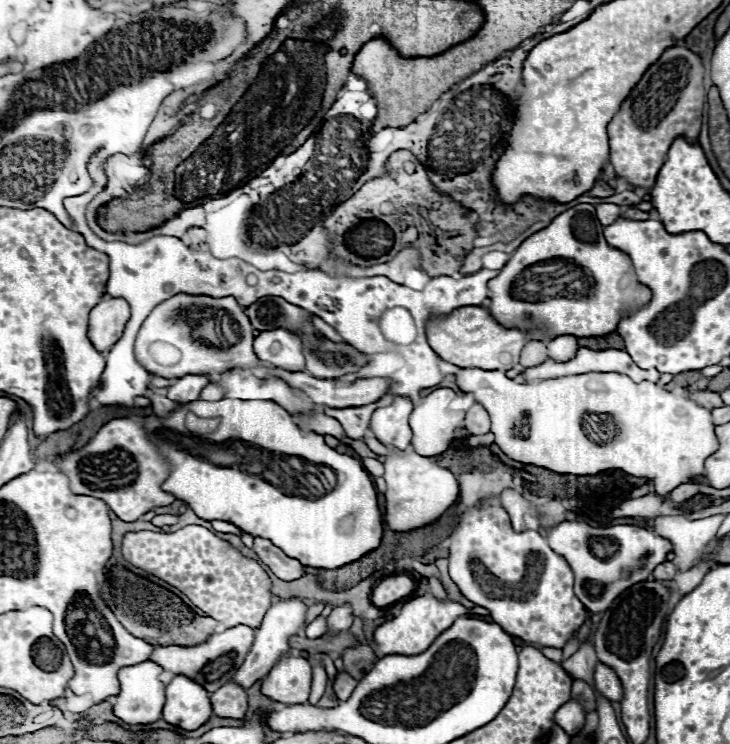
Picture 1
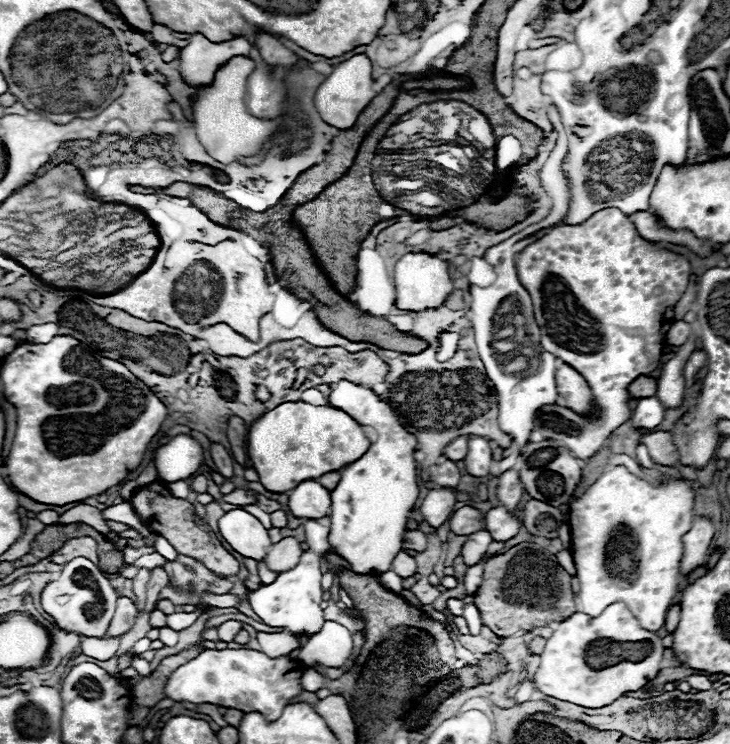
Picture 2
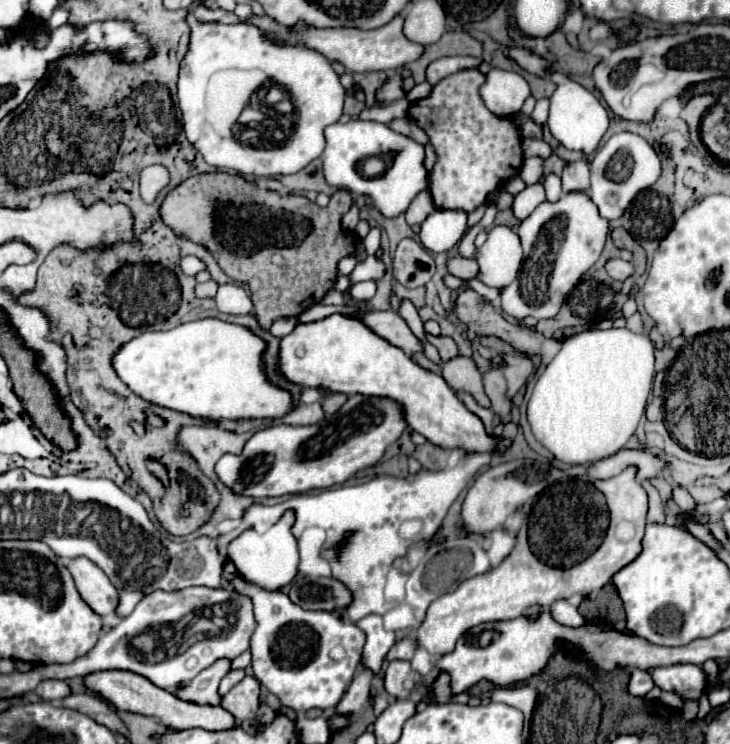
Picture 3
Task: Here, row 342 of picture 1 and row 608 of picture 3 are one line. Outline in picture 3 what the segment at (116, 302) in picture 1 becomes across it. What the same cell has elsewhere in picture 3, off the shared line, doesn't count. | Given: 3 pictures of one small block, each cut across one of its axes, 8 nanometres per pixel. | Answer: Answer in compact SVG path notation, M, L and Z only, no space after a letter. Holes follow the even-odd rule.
M74 558L66 566L76 582L82 600L98 614L114 614L118 606L118 592L108 580L108 576L88 558Z

